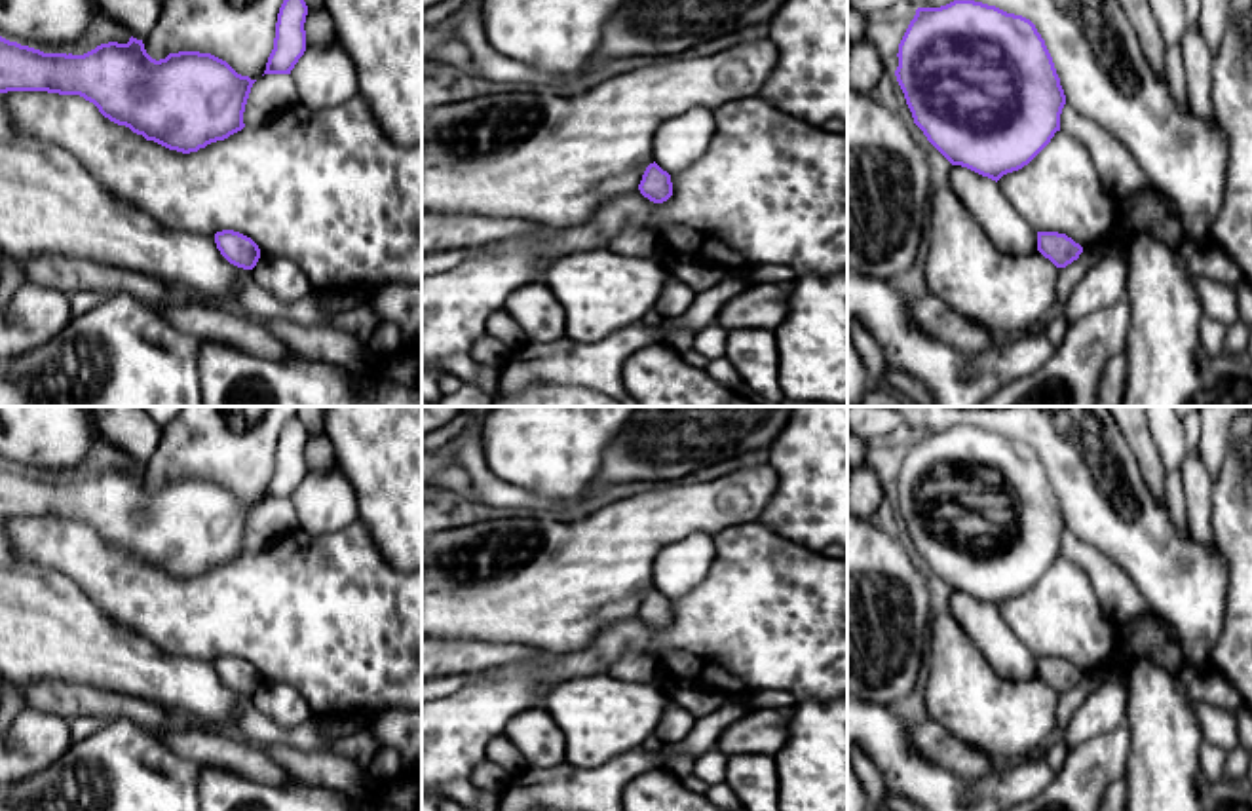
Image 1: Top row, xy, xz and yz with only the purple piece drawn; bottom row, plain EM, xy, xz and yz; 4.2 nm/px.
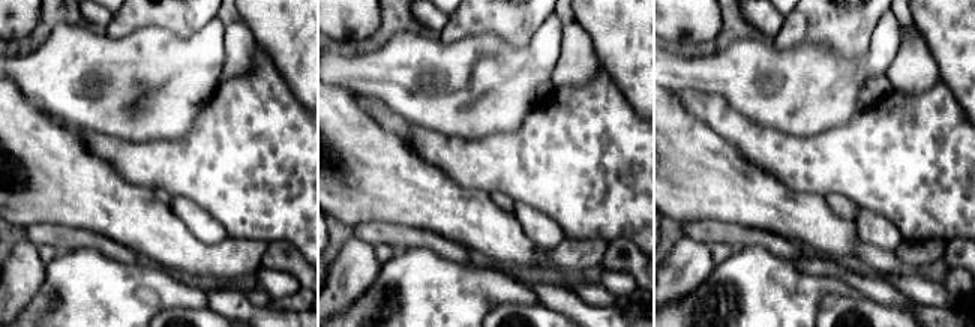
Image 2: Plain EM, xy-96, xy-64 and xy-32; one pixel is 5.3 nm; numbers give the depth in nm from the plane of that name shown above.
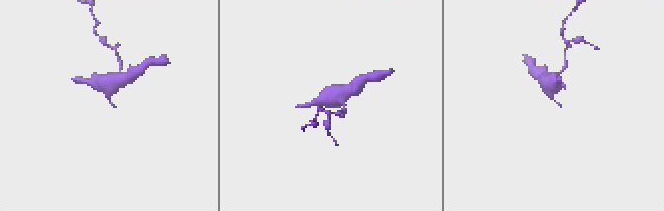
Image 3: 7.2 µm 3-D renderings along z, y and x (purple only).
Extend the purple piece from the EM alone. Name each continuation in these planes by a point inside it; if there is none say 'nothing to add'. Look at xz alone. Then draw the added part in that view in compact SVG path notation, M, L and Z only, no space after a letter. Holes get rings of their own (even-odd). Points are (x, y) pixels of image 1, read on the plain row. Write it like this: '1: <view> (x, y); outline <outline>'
nothing to add

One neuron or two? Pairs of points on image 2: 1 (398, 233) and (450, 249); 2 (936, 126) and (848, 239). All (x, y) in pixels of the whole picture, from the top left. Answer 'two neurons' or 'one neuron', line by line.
1: one neuron
2: two neurons

